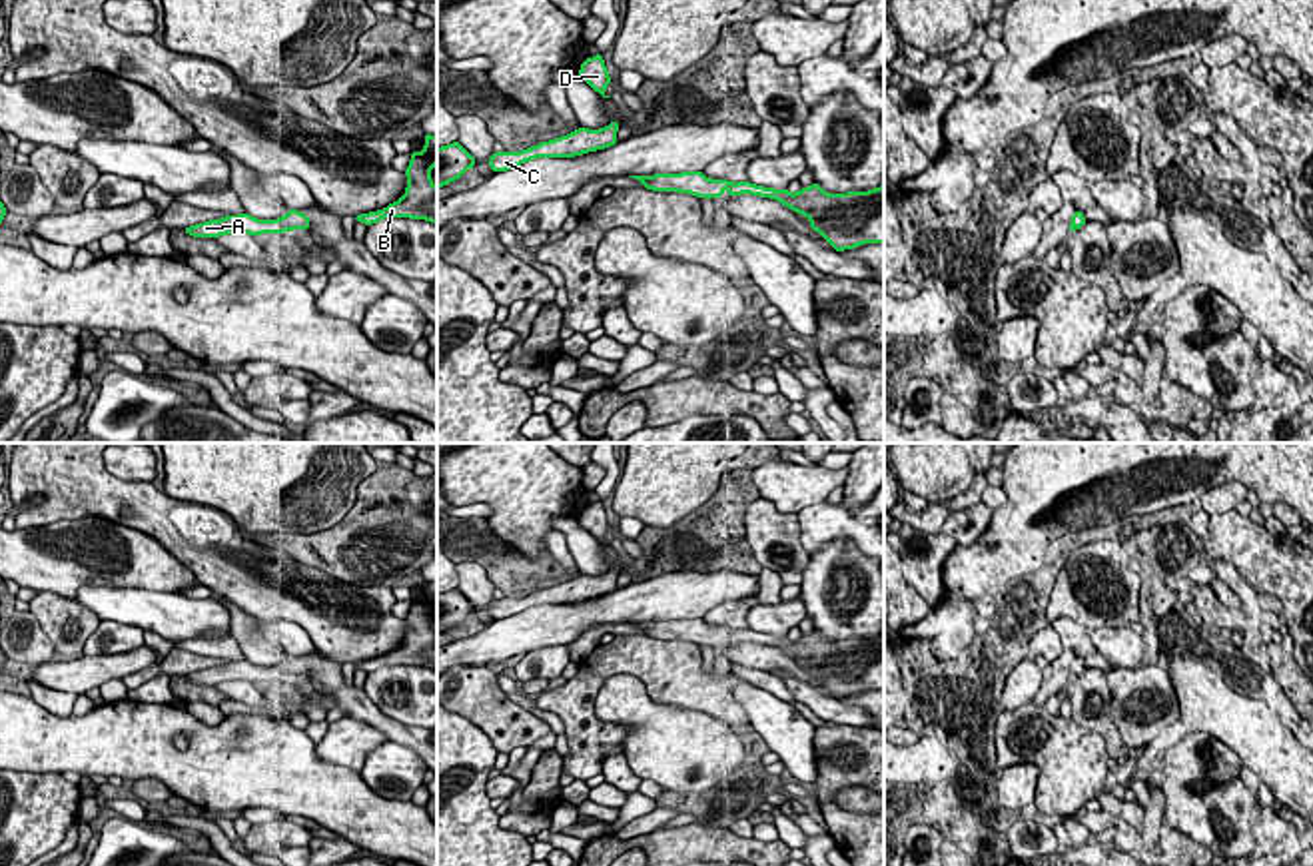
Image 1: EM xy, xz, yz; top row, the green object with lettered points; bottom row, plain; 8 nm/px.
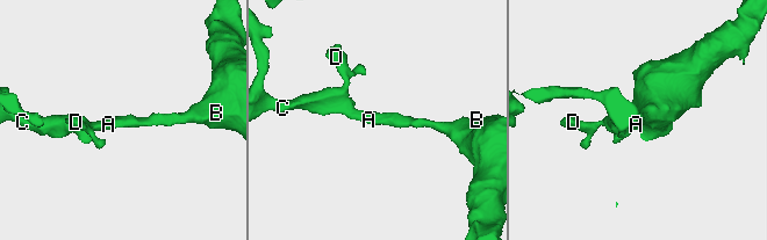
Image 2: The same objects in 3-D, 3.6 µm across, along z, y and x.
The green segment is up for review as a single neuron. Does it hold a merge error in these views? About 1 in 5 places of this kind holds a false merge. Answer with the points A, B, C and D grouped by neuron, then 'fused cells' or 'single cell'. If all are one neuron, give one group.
A B C D | single cell

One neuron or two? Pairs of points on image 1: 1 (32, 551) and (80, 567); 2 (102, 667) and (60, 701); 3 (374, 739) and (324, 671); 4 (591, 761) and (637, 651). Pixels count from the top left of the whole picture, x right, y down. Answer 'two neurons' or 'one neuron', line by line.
1: one neuron
2: two neurons
3: two neurons
4: one neuron

